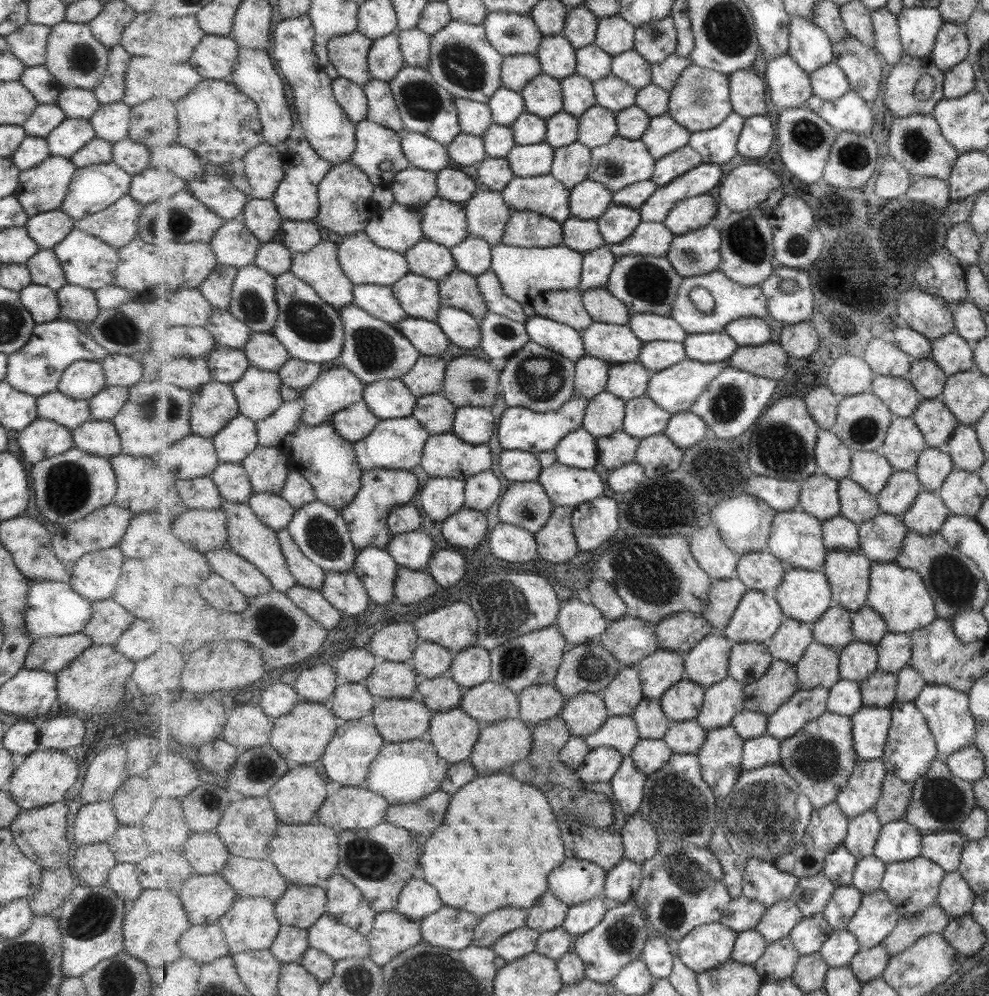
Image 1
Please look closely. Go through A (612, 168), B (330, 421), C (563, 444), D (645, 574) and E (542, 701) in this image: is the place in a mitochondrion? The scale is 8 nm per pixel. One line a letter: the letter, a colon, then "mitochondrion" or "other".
A: mitochondrion
B: other
C: other
D: mitochondrion
E: other

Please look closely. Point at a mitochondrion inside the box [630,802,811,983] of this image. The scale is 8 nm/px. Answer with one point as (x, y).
(691, 874)

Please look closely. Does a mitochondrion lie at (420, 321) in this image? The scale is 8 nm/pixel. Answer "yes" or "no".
no

